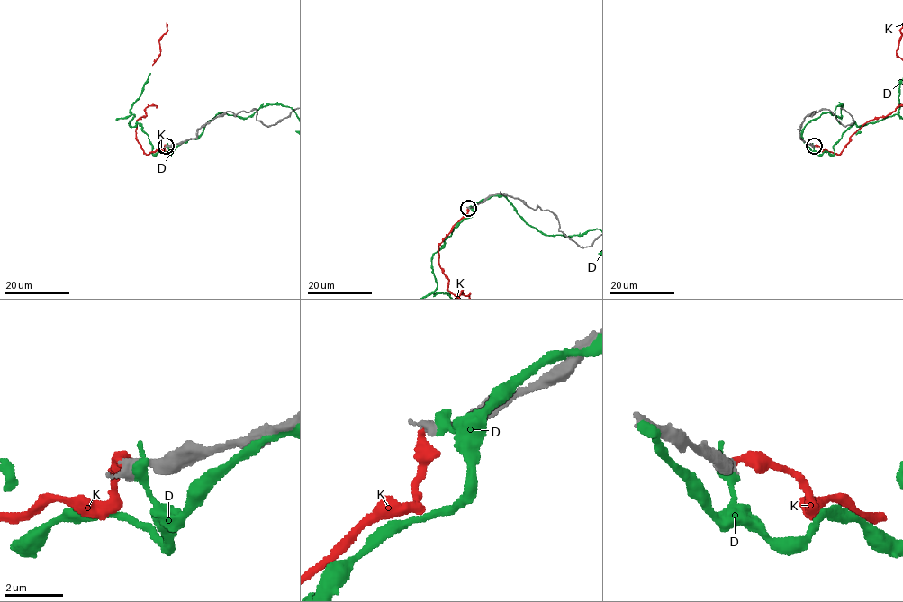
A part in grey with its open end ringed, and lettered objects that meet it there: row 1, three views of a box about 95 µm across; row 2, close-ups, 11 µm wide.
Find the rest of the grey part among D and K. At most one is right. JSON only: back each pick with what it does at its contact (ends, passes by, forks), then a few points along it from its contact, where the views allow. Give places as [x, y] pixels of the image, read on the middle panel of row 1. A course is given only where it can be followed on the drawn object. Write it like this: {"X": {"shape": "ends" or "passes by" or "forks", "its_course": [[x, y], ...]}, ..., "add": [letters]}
{"K": {"shape": "ends"}, "add": ["K"]}

